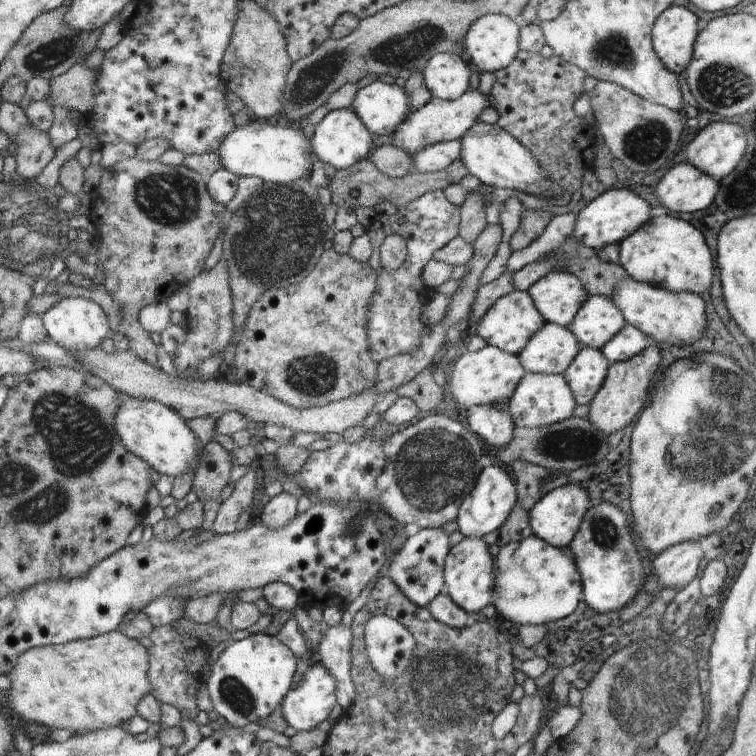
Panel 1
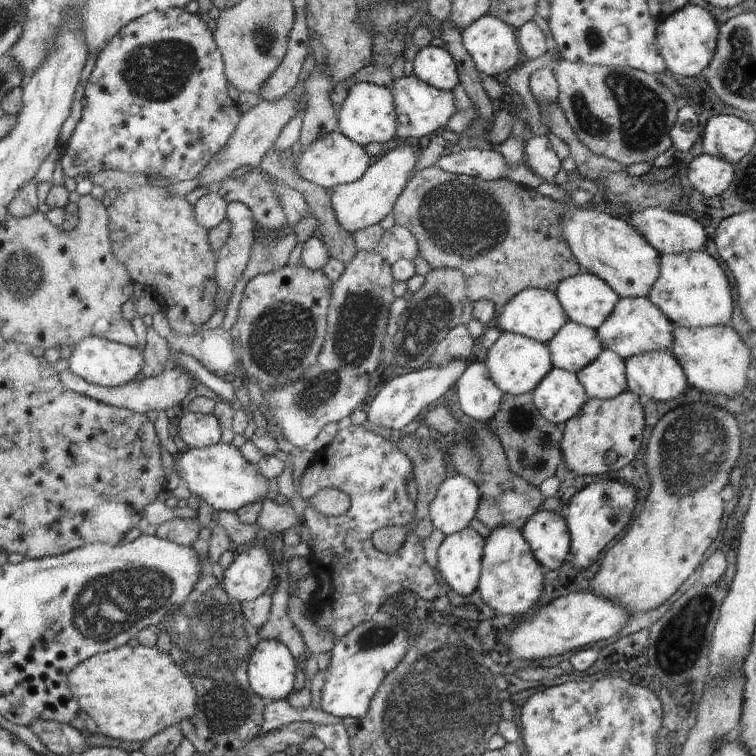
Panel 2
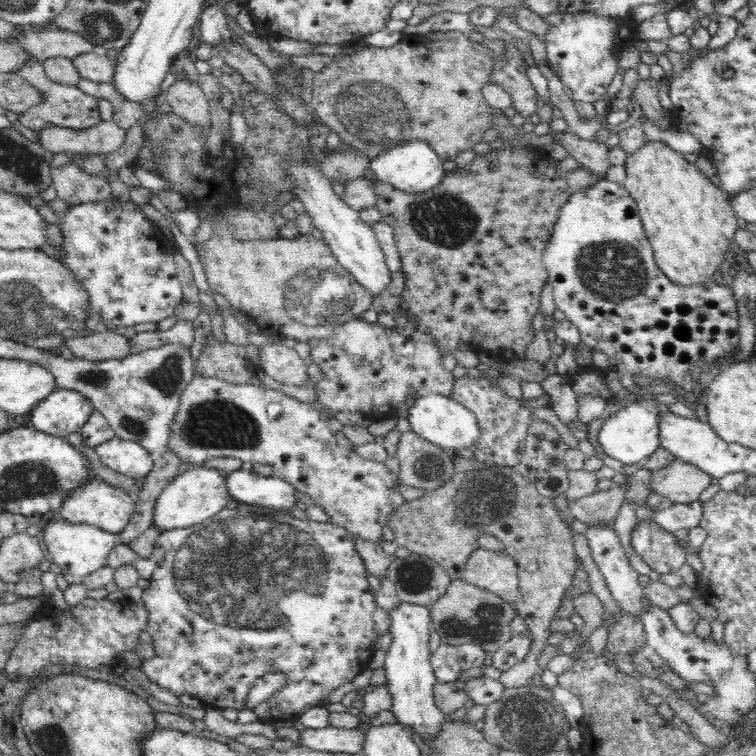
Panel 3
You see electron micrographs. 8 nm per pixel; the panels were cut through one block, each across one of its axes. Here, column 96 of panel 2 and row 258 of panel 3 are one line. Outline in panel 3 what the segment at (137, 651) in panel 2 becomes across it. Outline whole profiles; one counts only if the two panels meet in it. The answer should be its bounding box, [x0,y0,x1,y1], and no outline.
[625,141,738,287]

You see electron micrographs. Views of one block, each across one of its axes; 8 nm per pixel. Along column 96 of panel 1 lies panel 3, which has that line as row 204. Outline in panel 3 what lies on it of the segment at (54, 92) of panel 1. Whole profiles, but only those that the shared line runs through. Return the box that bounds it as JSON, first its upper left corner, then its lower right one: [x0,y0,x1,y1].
[51,163,112,205]

